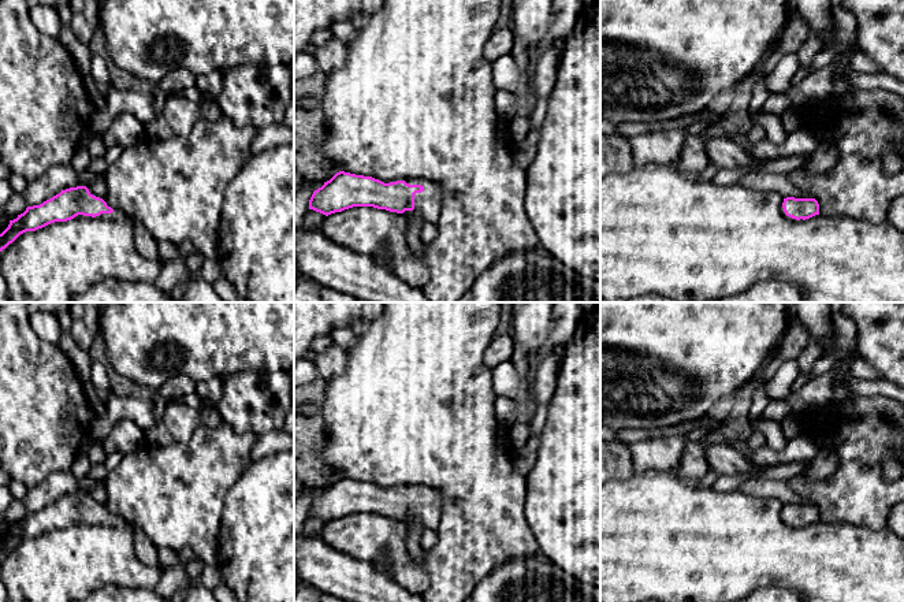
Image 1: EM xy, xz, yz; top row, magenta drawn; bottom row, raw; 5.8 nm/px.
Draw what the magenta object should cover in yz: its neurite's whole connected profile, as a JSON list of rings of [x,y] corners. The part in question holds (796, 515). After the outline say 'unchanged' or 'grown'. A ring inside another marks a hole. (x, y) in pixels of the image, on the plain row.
[[[784,505],[782,514],[786,523],[796,527],[806,527],[819,521],[819,510],[815,505]]]; unchanged

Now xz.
[[[339,477],[309,506],[309,516],[325,523],[353,513],[373,513],[397,520],[414,516],[425,528],[435,529],[440,521],[440,494],[425,497],[421,491],[405,487],[384,490],[372,483]]]; grown

